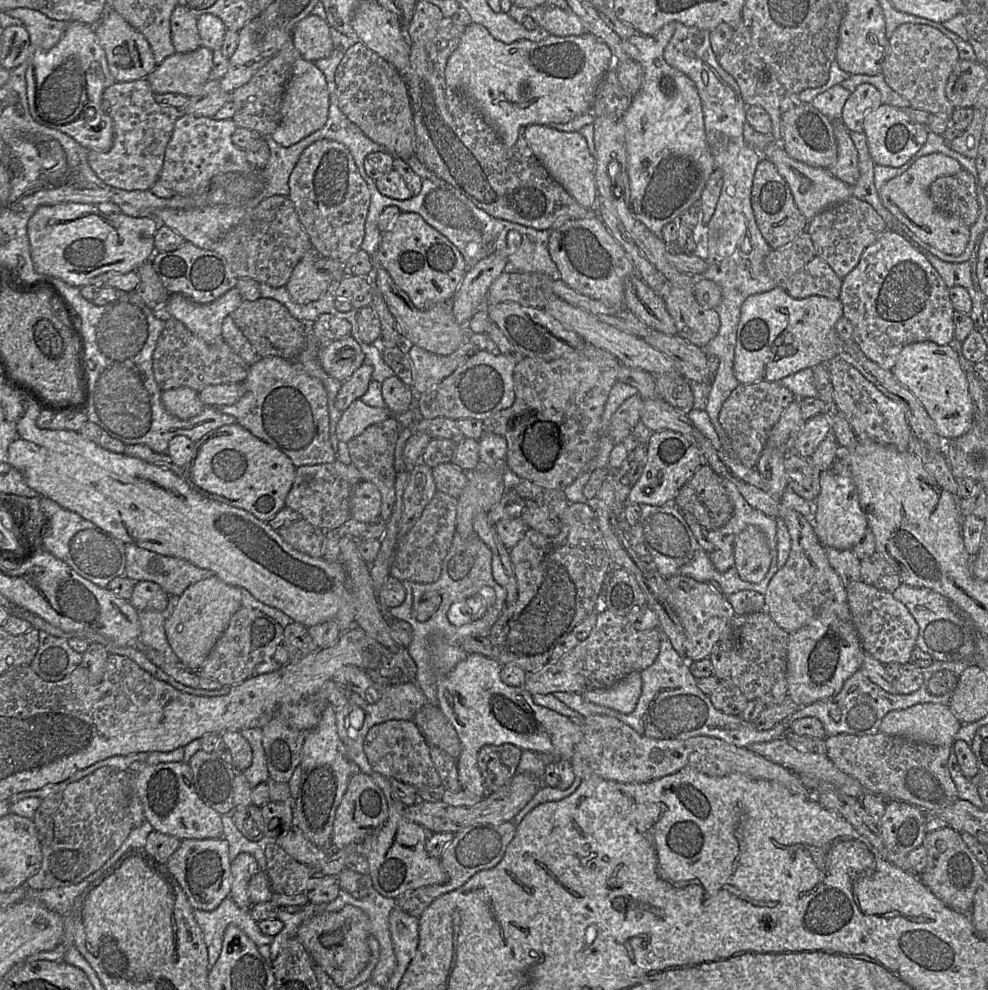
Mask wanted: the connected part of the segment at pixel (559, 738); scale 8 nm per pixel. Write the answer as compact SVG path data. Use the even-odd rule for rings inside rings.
M471 653L436 681L436 705L454 727L461 744L456 765L462 790L482 799L485 789L477 756L484 745L512 744L521 750L548 753L555 759L570 762L575 745L582 737L581 724L535 704L532 694L524 687L505 684L501 670L501 664L495 659Z

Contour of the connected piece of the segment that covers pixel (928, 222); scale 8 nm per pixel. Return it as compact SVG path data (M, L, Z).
M931 153L917 159L904 173L887 181L878 192L886 209L923 243L949 255L964 252L970 236L970 227L955 216L940 211L929 195L929 186L937 178L950 176L963 167L954 158L942 153Z

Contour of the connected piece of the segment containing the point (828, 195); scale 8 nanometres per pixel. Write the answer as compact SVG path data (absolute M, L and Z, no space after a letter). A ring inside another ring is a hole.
M772 142L761 151L763 158L770 160L790 187L794 201L800 212L808 220L823 209L837 204L852 195L852 187L834 177L829 169L814 167L790 157L781 143Z

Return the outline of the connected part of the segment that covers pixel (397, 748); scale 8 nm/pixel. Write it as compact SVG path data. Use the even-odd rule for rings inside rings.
M391 720L373 726L365 737L363 749L375 773L413 787L441 786L441 779L430 756L430 744L413 720Z

